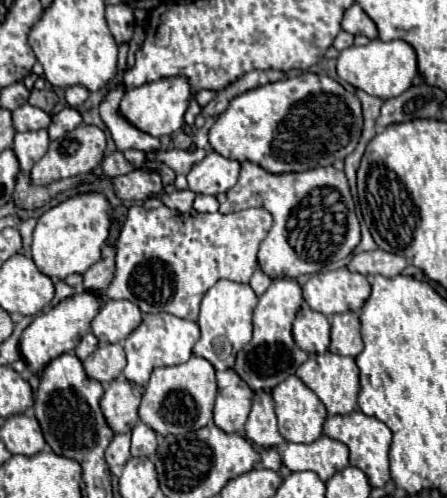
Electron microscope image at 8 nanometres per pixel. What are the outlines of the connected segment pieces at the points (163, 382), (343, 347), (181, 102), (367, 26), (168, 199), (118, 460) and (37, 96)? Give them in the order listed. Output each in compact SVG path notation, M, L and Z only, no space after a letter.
M192 356L184 364L156 368L152 372L138 414L140 420L148 424L152 430L156 430L162 436L168 436L182 430L198 430L202 426L208 426L212 420L214 400L216 400L214 366L204 358Z
M354 312L334 314L332 316L332 344L330 352L356 358L362 352L360 338L360 320Z
M164 78L162 82L148 82L146 86L126 90L120 102L120 112L138 130L160 138L160 136L168 136L176 132L184 124L184 114L188 110L190 98L194 98L194 94L186 78Z
M352 4L348 10L346 10L346 14L344 14L344 18L342 18L342 28L346 30L346 32L350 32L350 34L364 34L364 36L368 36L370 40L374 40L374 38L378 38L378 28L376 28L376 24L368 18L368 14L358 6L358 4Z
M172 192L172 194L164 194L162 202L174 210L190 210L194 196L196 196L194 192Z
M116 434L106 448L106 462L110 466L126 464L130 460L130 434Z
M32 90L28 102L30 102L32 106L38 106L38 108L46 110L46 112L52 112L52 108L54 108L54 104L56 104L56 98L52 96L50 90Z

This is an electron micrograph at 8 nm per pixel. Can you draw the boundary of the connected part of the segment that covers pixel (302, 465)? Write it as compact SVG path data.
M320 436L316 442L312 444L286 444L282 448L282 462L286 468L290 468L292 472L304 472L304 470L310 470L310 472L316 472L320 476L320 480L328 480L332 474L340 472L342 468L348 466L348 446L338 442L338 440L332 440L328 436Z

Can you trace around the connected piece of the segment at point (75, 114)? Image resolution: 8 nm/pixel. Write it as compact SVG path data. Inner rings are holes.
M66 106L62 112L54 114L54 116L52 116L52 124L50 124L50 128L48 128L50 140L56 140L56 138L60 138L62 134L74 130L74 128L80 124L80 120L82 120L82 118L80 118L80 112L78 112L76 108L70 108L70 106Z

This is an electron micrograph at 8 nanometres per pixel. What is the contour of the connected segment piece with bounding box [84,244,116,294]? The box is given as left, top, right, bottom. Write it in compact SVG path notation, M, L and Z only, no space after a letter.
M106 244L102 248L102 258L84 274L84 288L94 292L104 292L110 286L110 278L114 278L114 250L116 246Z

